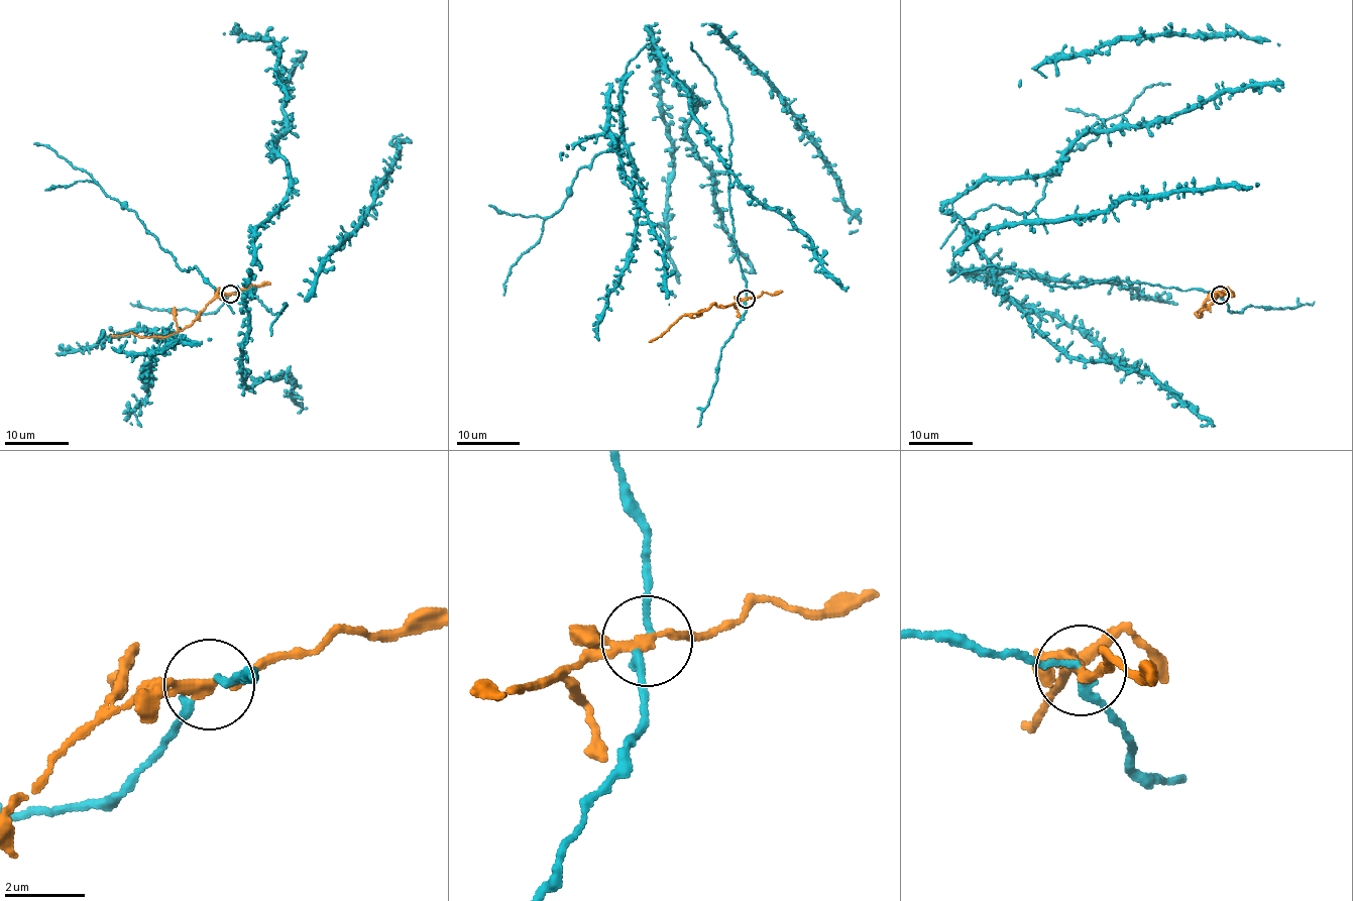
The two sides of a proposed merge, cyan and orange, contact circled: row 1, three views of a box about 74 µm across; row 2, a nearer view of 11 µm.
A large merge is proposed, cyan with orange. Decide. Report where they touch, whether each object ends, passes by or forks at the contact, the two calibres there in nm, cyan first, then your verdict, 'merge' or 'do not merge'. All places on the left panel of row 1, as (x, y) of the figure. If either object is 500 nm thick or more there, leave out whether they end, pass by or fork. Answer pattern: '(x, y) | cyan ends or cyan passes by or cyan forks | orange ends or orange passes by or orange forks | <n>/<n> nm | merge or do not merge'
(230, 294) | cyan passes by | orange passes by | 110/240 nm | do not merge

